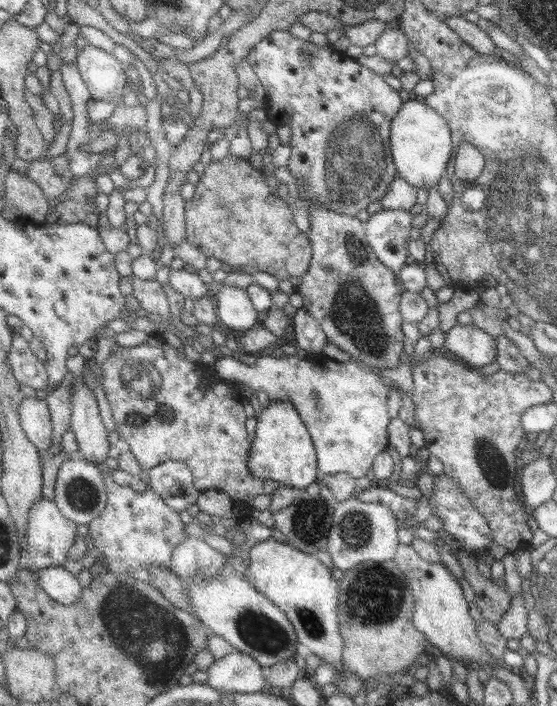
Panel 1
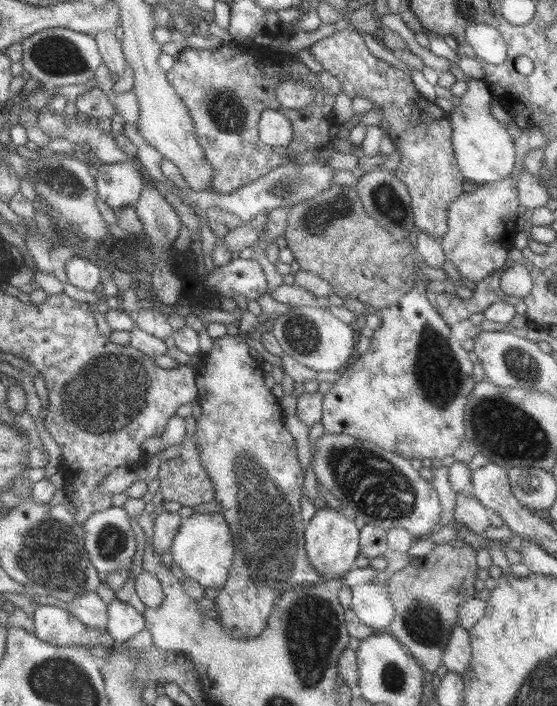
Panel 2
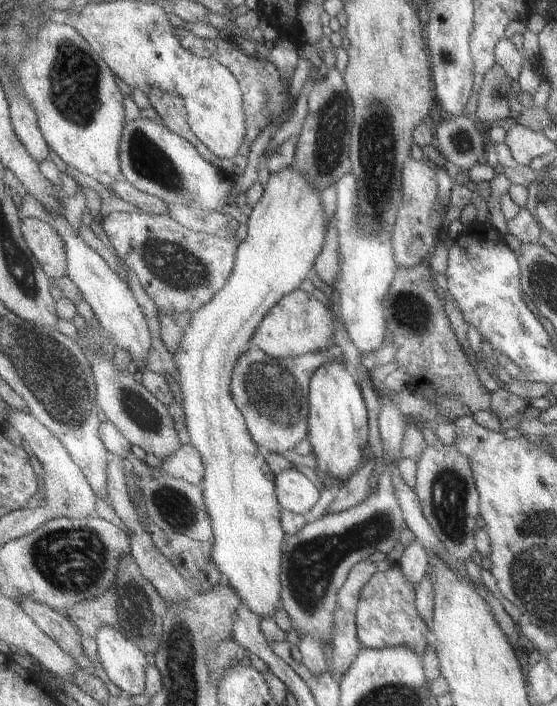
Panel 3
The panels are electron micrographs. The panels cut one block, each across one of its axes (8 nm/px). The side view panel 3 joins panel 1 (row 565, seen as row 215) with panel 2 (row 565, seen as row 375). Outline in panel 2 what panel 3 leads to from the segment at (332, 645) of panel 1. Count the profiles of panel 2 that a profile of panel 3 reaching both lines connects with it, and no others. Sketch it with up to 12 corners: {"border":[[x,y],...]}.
{"border":[[221,512],[184,519],[171,545],[187,578],[225,586],[235,543]]}

